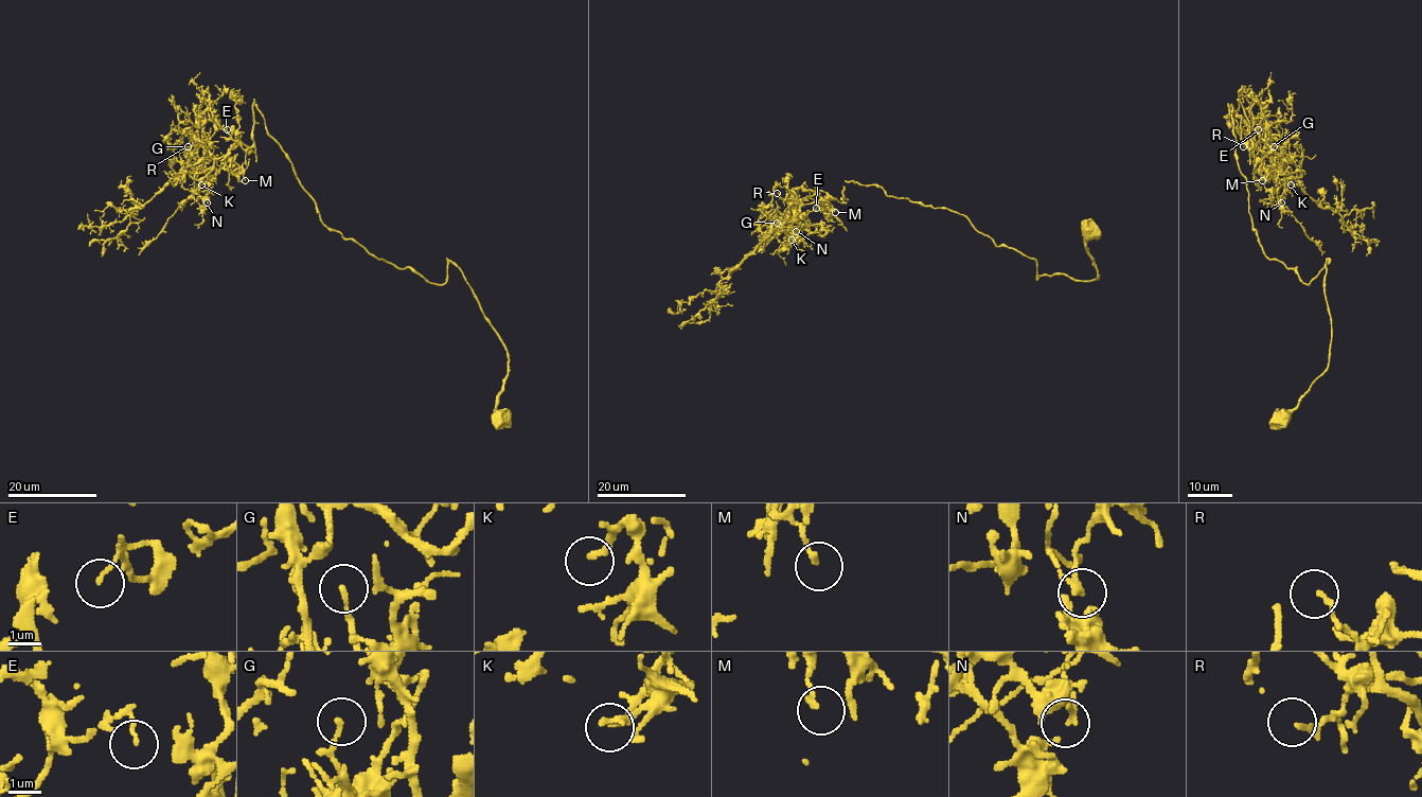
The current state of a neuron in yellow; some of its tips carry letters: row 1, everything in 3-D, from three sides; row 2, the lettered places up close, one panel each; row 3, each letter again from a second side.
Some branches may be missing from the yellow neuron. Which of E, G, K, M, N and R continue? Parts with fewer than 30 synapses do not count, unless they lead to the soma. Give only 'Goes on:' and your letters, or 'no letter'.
Goes on: K

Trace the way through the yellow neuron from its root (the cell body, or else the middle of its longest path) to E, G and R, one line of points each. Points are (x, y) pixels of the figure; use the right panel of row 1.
E: (1282, 419), (1329, 360), (1327, 263), (1305, 284), (1259, 244), (1237, 100), (1255, 157), (1268, 139), (1258, 129)
G: (1282, 419), (1329, 360), (1327, 263), (1305, 284), (1259, 244), (1237, 100), (1251, 154), (1275, 164), (1274, 146)
R: (1282, 419), (1329, 360), (1327, 263), (1305, 284), (1259, 244), (1237, 100), (1255, 157), (1243, 146)

